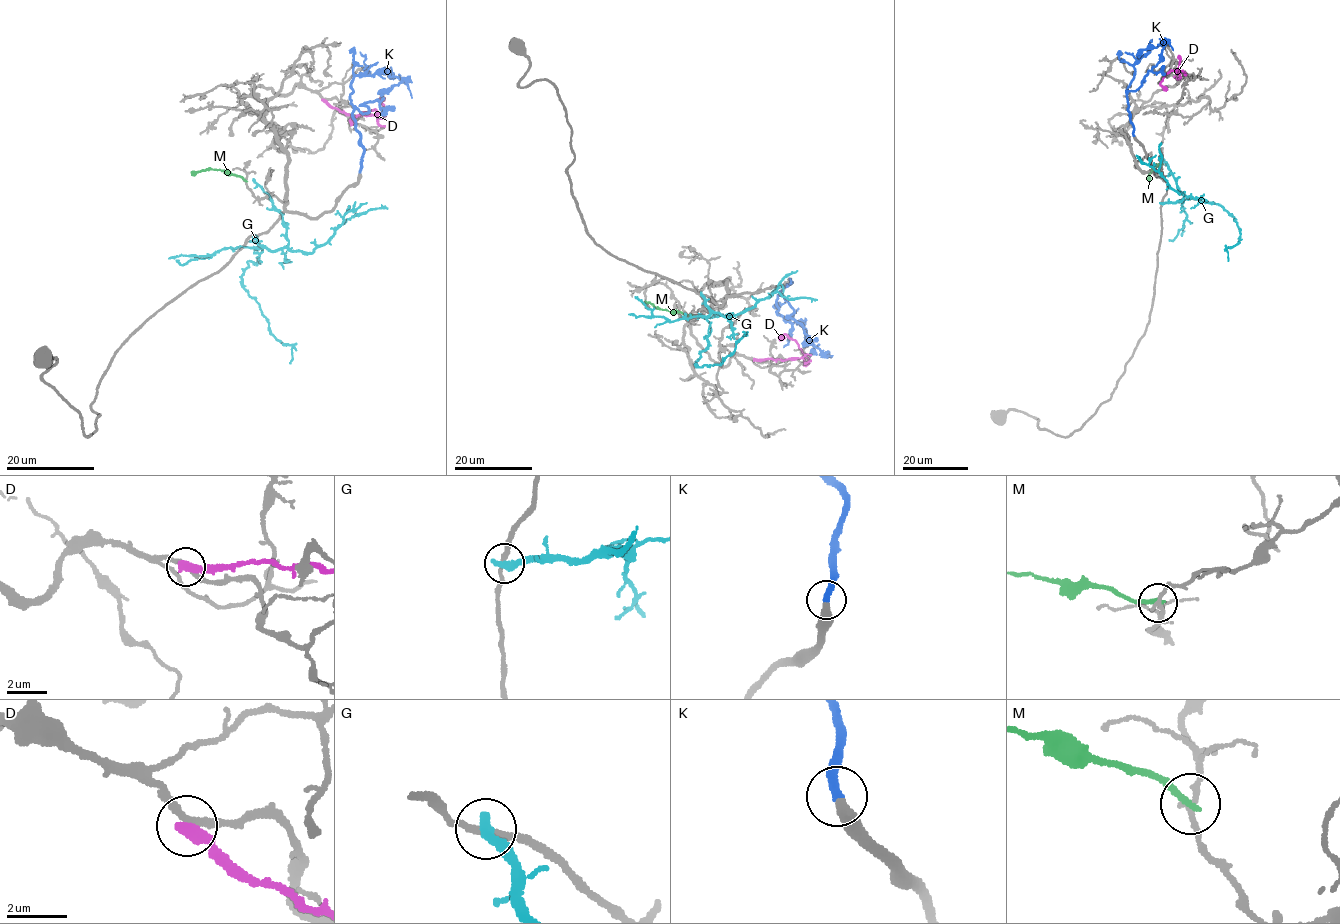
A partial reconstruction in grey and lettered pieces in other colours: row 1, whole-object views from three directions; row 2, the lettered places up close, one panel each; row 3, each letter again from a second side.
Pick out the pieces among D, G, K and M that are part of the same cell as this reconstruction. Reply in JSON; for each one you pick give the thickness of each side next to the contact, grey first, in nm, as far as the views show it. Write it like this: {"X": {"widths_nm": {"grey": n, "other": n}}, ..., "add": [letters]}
{"K": {"widths_nm": {"grey": 440, "other": 320}}, "add": ["K"]}

